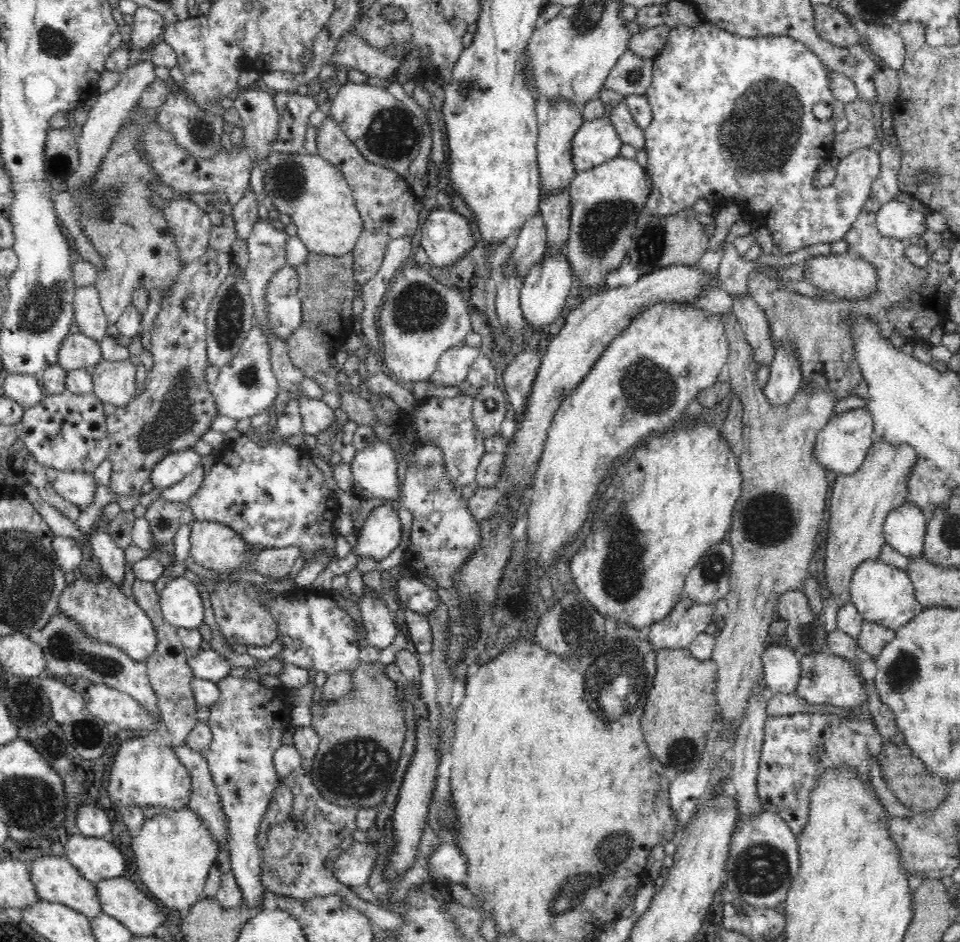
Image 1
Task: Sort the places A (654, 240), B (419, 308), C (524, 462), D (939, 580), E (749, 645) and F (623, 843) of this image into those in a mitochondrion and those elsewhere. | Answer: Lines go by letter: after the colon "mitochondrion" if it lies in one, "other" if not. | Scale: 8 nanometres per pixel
A: mitochondrion
B: mitochondrion
C: other
D: other
E: other
F: mitochondrion

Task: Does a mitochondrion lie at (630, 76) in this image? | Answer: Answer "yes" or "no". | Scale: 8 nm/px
yes

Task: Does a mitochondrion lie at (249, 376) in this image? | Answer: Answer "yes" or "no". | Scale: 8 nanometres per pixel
yes

